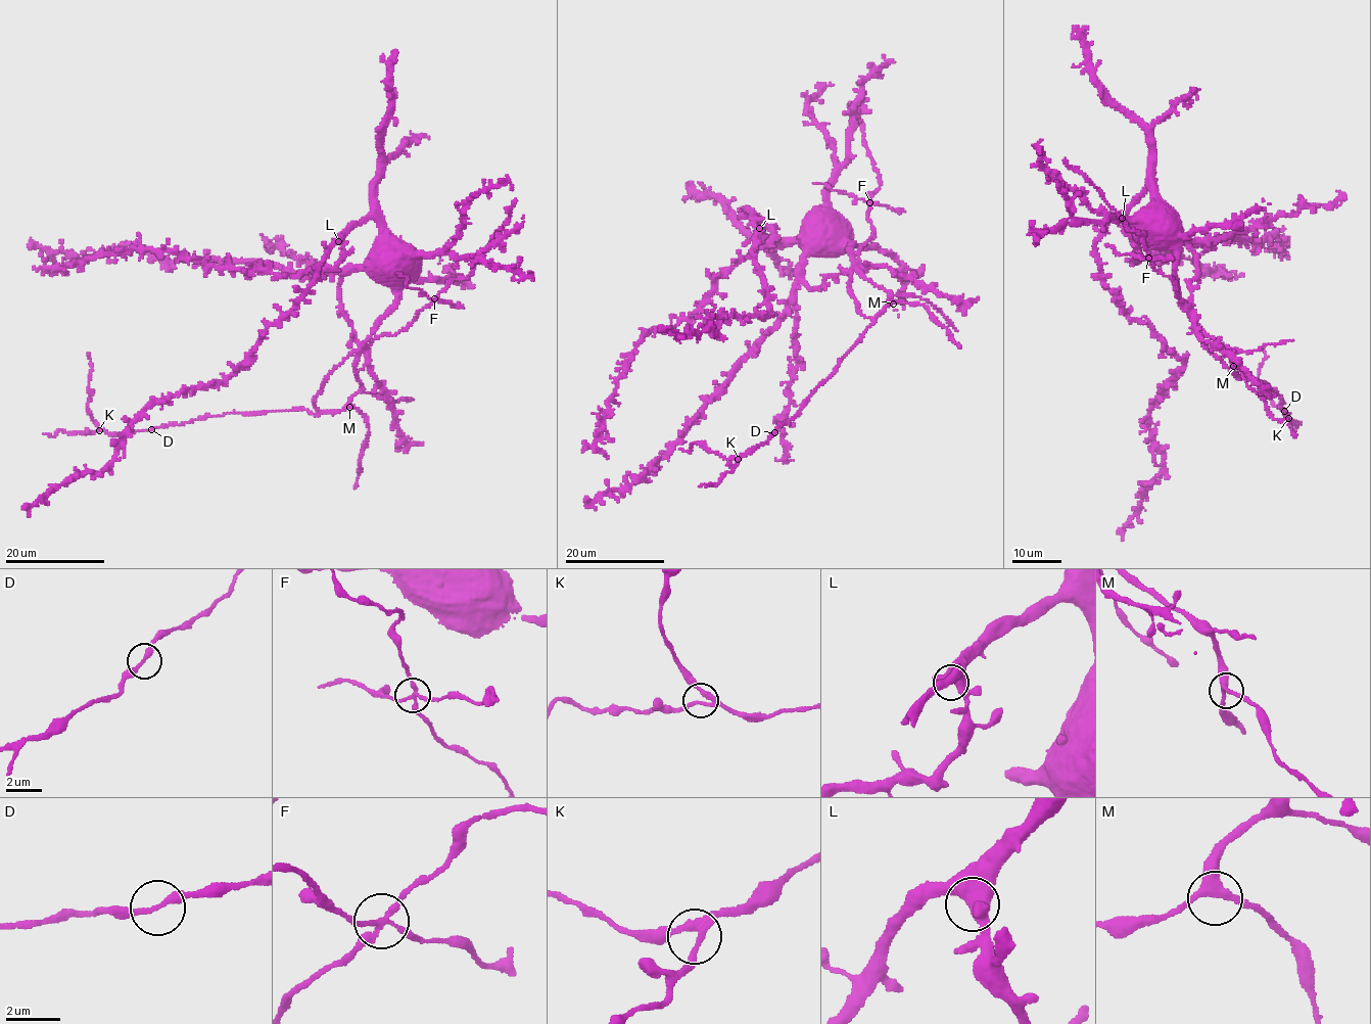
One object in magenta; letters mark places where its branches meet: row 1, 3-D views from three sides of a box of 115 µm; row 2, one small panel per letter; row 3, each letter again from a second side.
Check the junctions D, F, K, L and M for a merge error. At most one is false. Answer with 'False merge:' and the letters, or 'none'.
False merge: F

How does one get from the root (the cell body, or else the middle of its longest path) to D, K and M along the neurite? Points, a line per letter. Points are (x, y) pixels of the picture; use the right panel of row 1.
D: (1147, 220), (1174, 249), (1180, 299), (1207, 347), (1237, 377), (1248, 373), (1278, 392), (1284, 411)
K: (1147, 220), (1174, 249), (1180, 299), (1207, 347), (1237, 377), (1248, 373), (1278, 392), (1288, 418)
M: (1147, 220), (1174, 249), (1174, 271), (1182, 305), (1200, 330), (1225, 346), (1233, 366)

